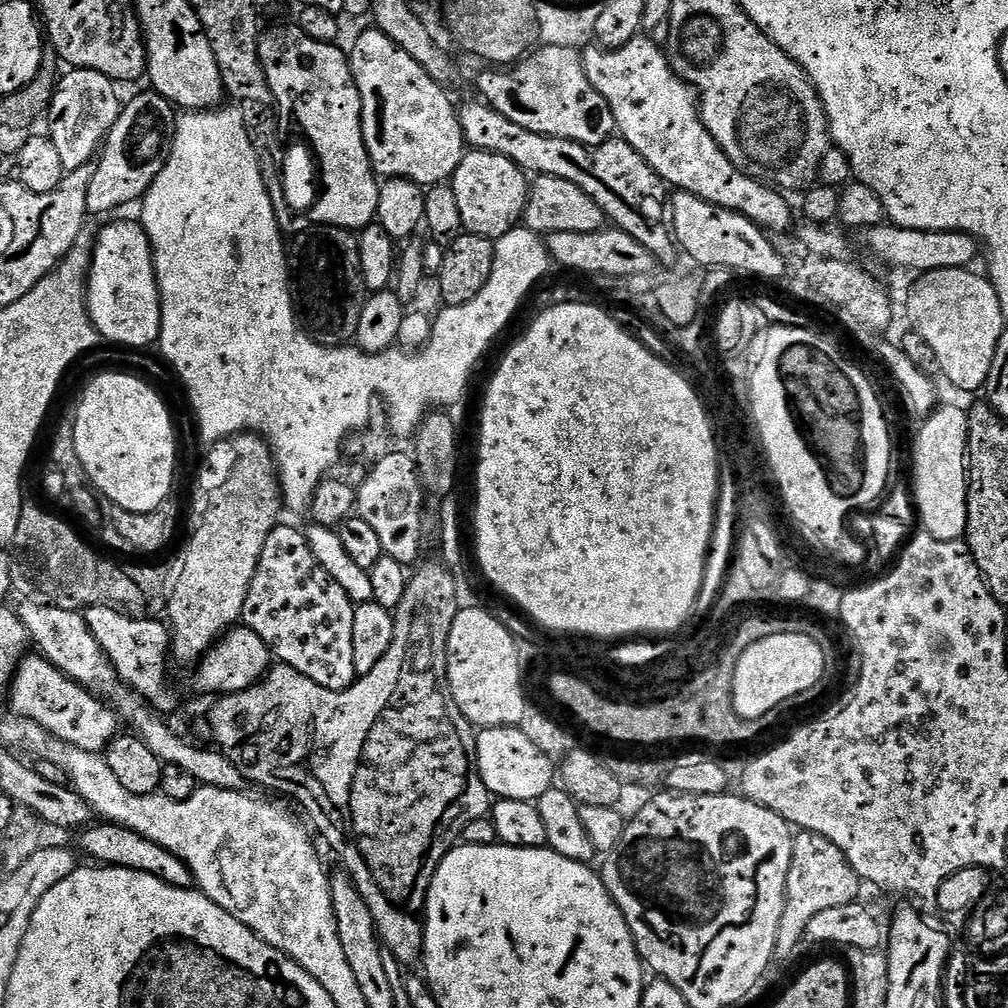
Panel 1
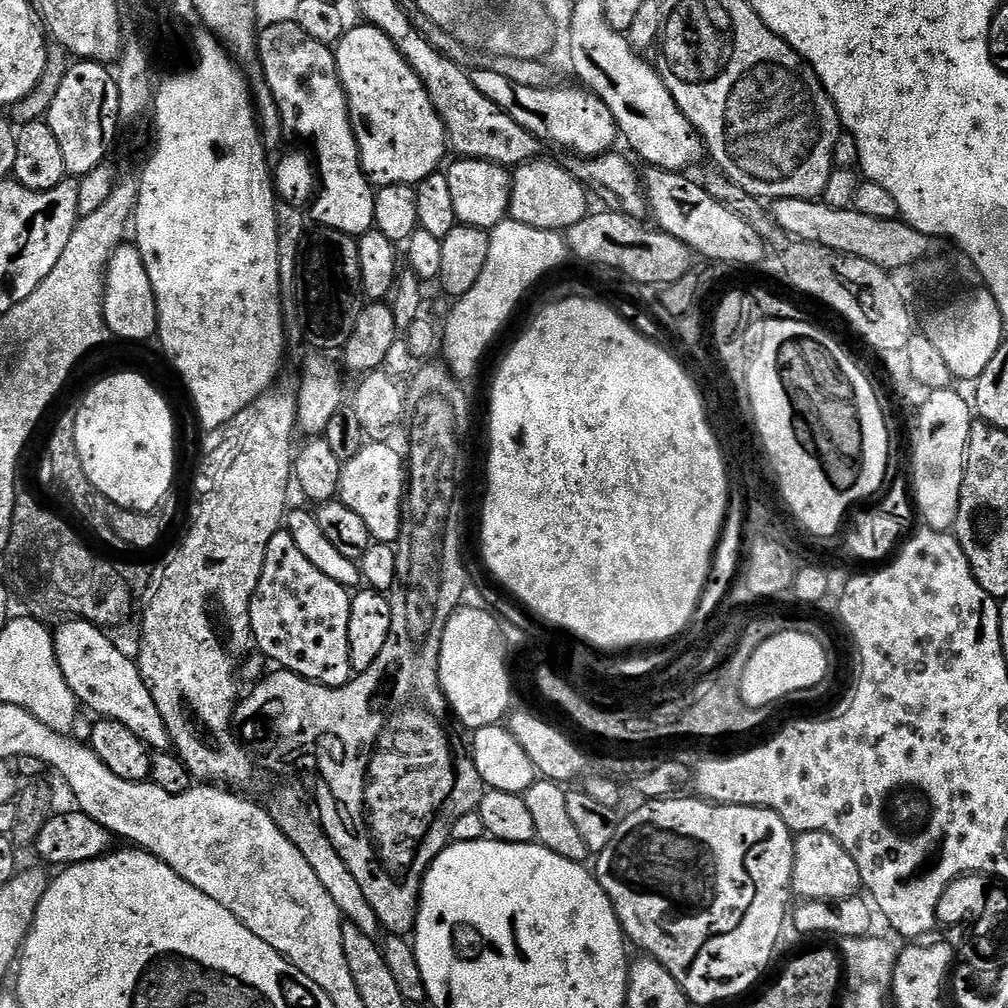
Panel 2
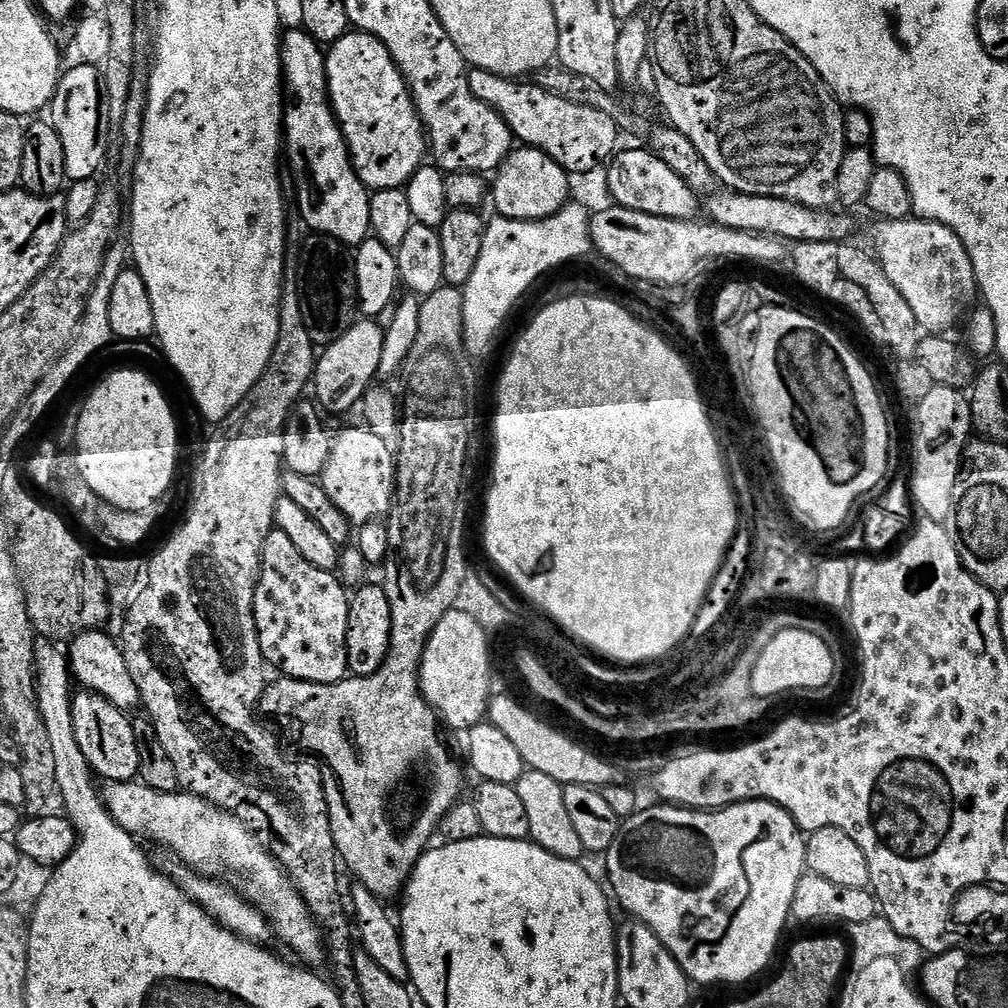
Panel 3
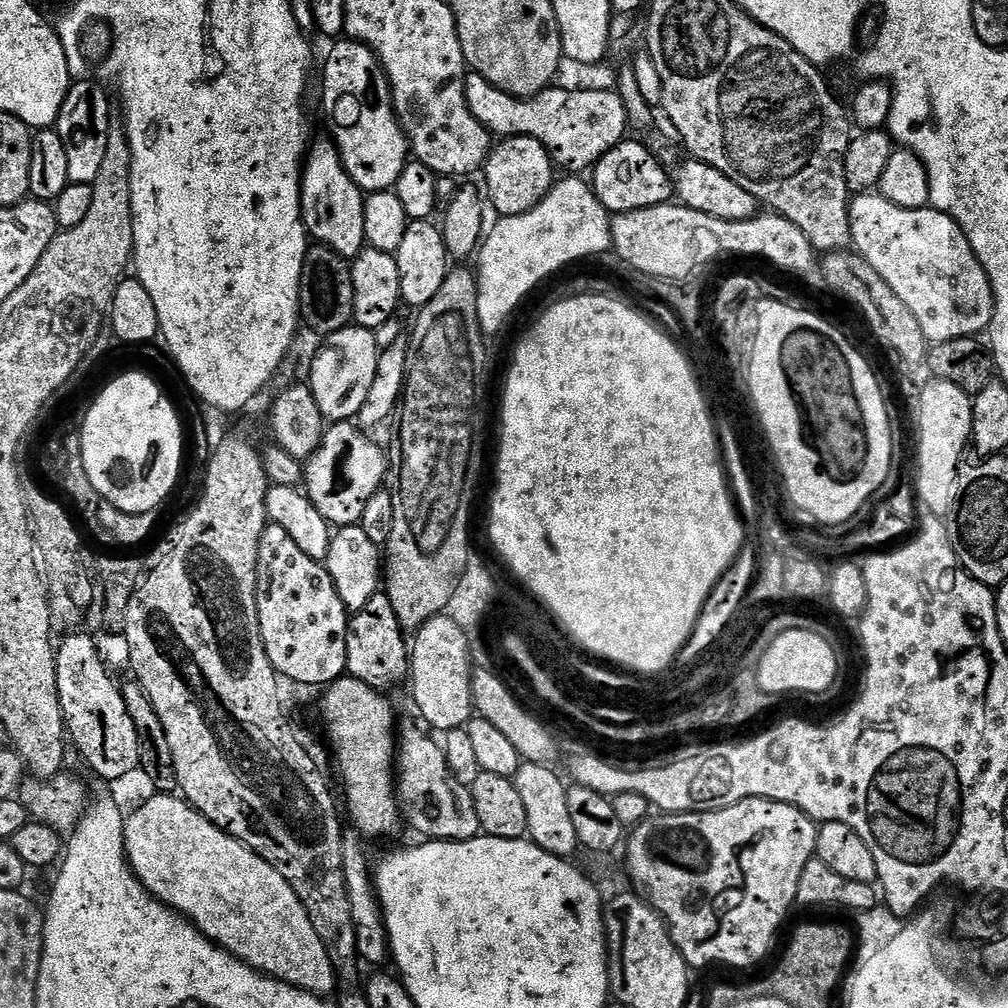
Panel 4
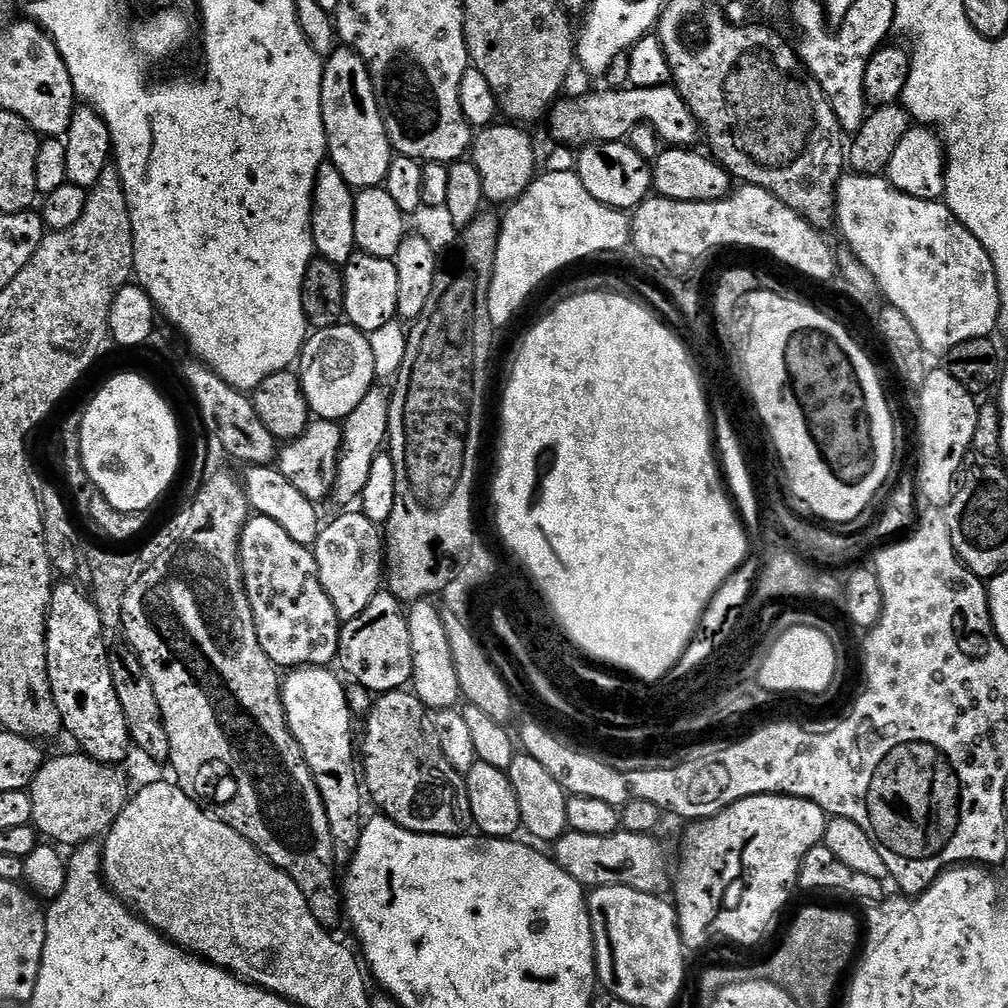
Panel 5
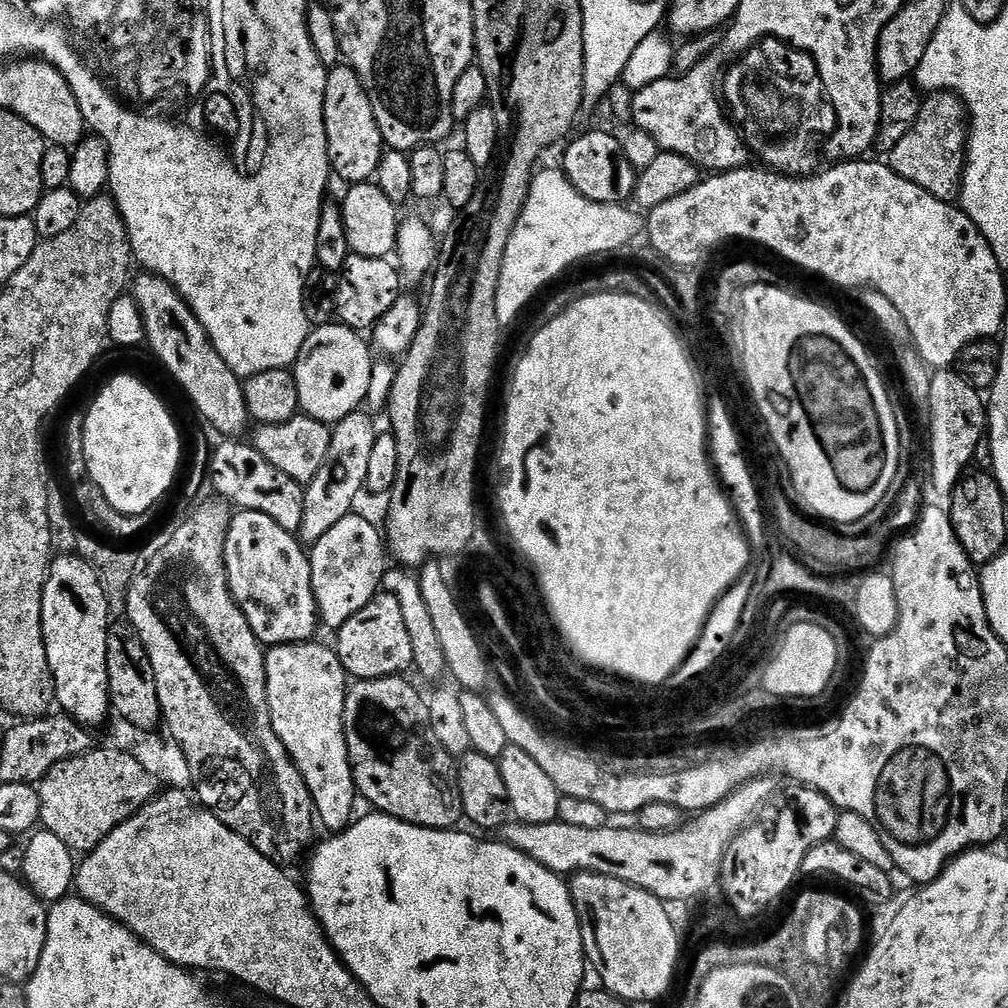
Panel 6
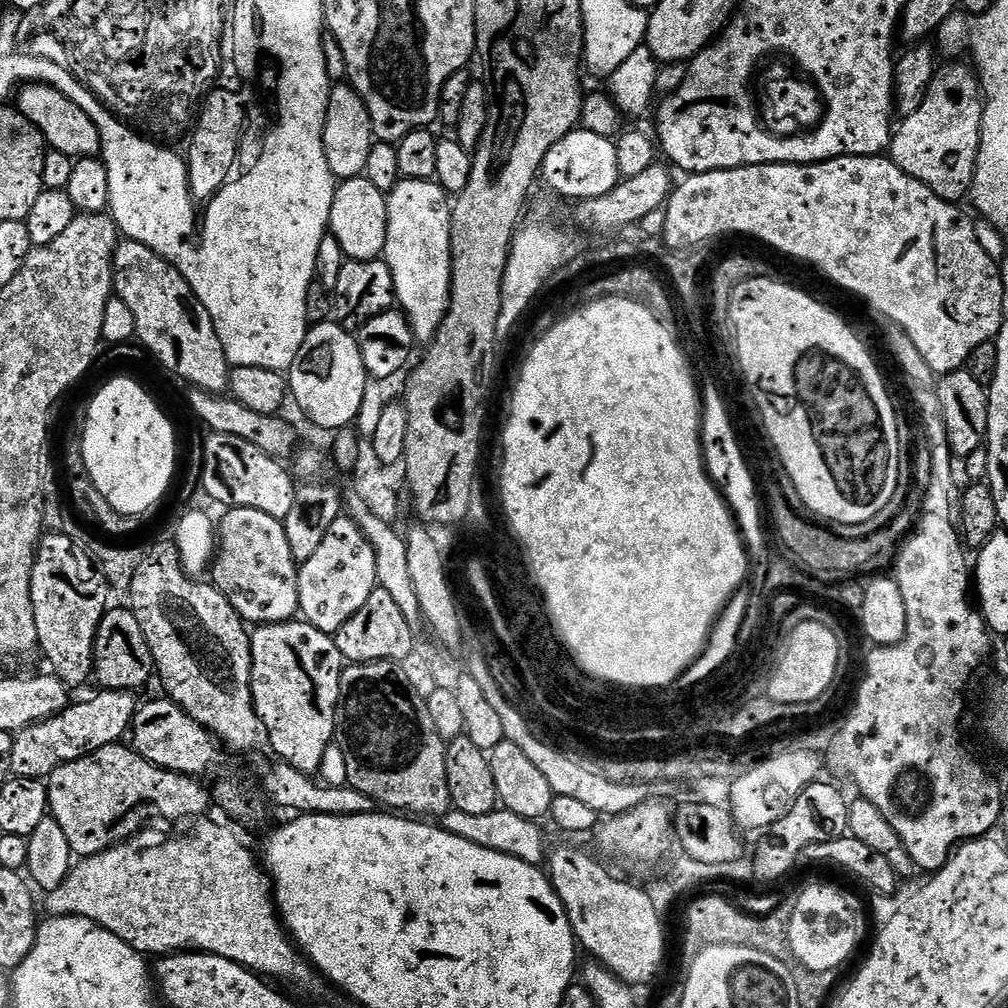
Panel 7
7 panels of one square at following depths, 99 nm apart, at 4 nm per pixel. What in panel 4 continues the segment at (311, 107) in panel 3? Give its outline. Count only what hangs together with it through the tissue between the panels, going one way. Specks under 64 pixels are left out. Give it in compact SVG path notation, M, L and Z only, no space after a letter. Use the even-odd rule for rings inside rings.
M331 138L311 141L304 170L300 178L300 209L304 228L317 244L332 248L345 260L351 262L364 251L364 201L365 193L344 169L336 141Z

